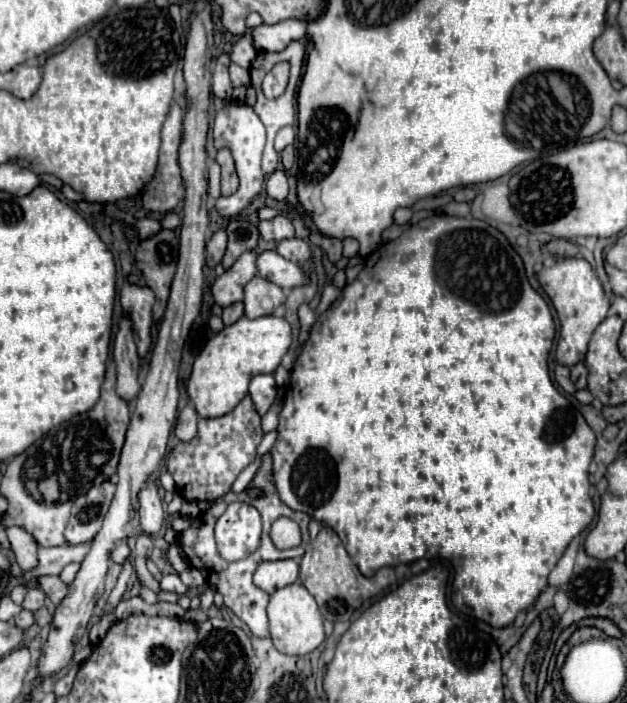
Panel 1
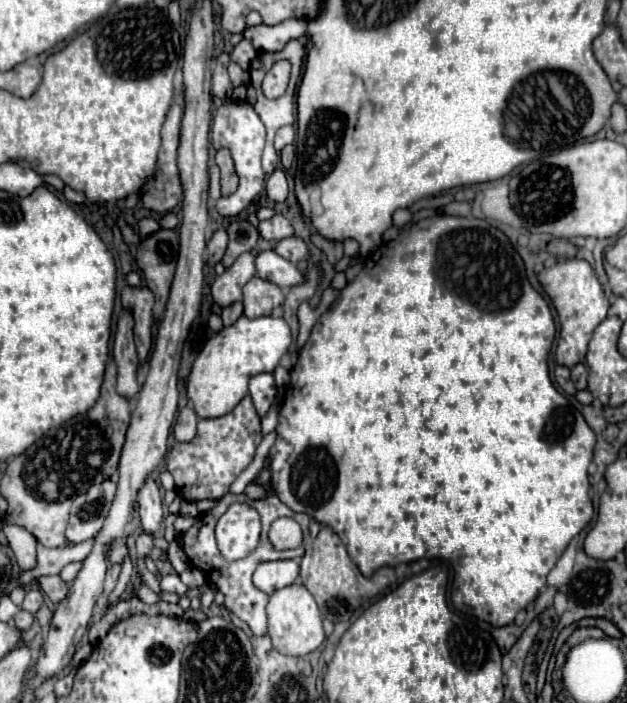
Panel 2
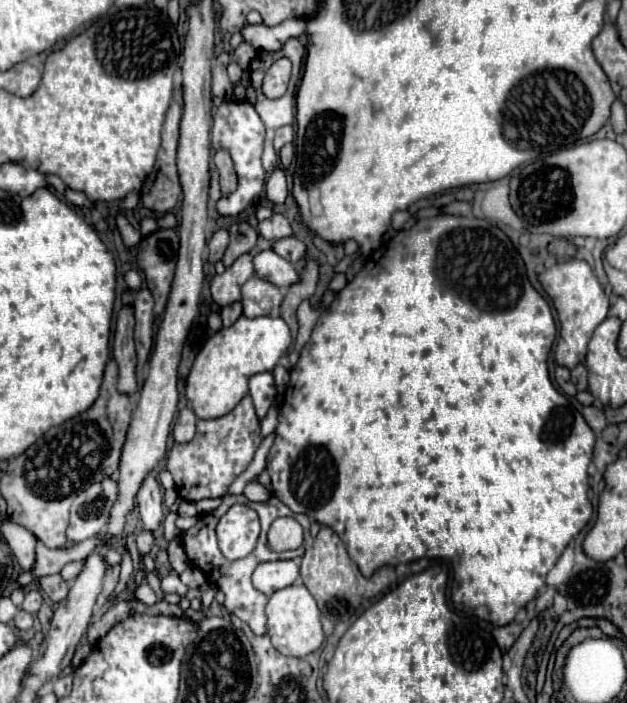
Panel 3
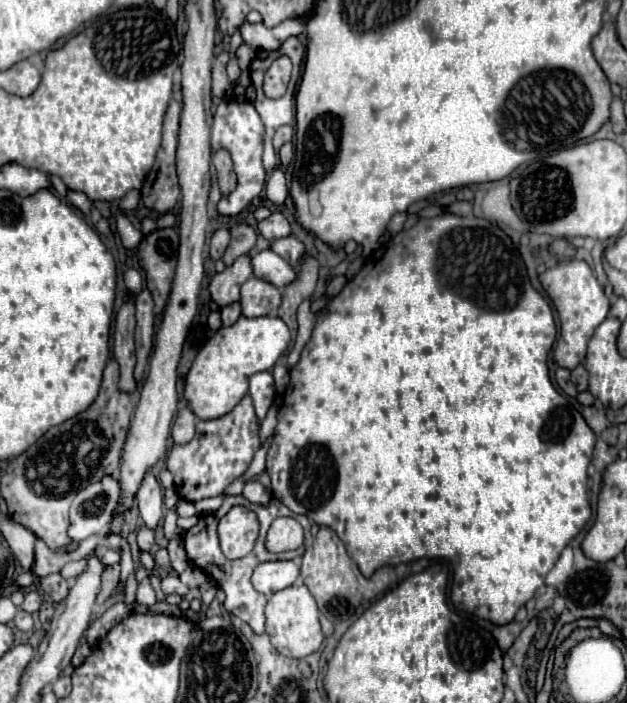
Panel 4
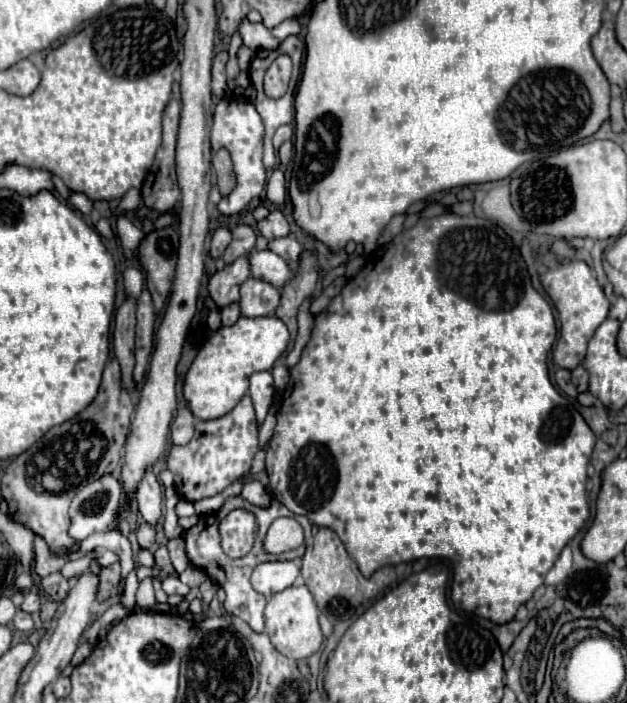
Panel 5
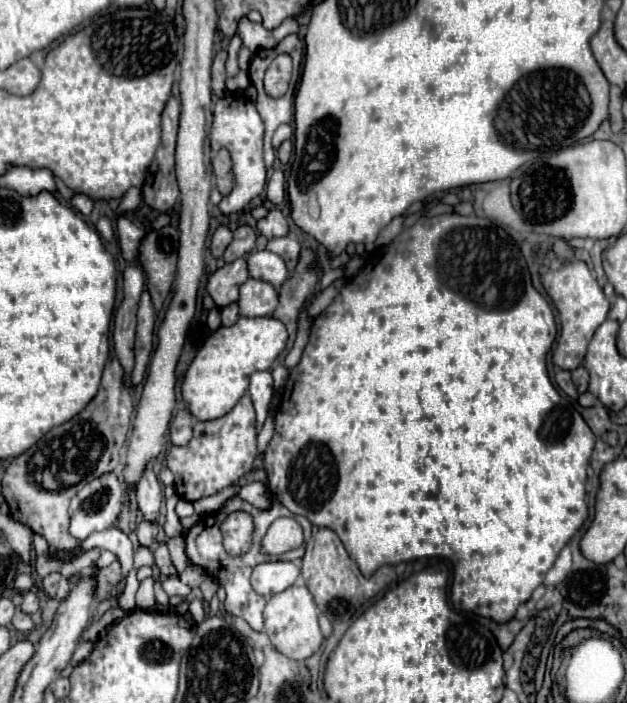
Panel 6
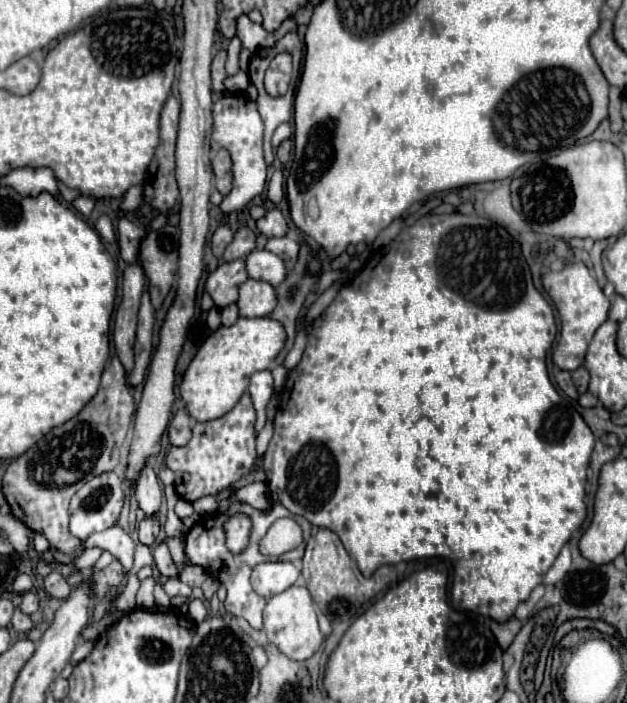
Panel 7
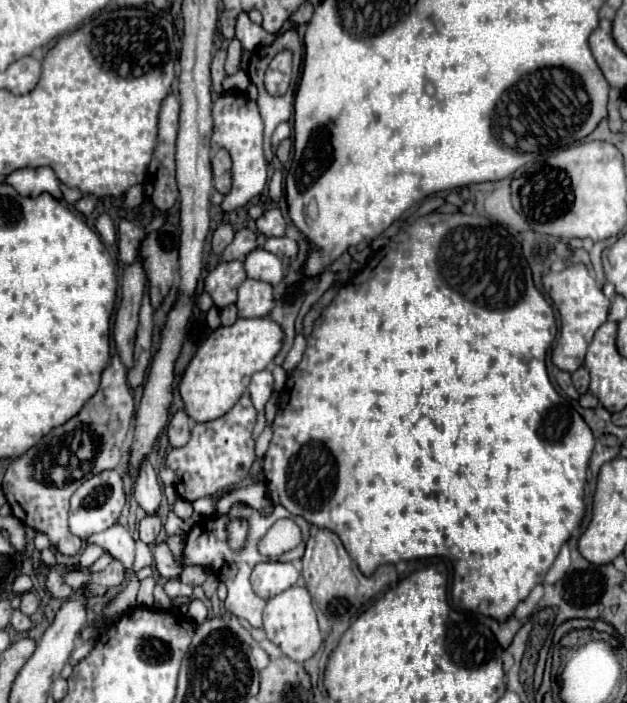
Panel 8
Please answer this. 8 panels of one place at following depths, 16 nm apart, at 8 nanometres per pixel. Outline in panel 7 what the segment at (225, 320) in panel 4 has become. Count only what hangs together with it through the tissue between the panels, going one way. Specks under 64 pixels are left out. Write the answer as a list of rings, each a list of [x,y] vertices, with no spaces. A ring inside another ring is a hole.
[[[230,304],[220,310],[222,312],[222,326],[232,326],[238,320],[238,308],[236,304]]]

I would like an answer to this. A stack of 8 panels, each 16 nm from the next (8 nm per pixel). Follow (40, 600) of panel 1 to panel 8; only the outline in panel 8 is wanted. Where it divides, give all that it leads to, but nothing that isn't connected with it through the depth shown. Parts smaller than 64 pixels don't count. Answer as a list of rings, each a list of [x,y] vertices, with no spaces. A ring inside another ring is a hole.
[[[24,592],[24,594],[22,594],[20,610],[22,610],[24,614],[32,616],[32,614],[38,610],[38,606],[40,606],[40,600],[38,600],[38,596],[36,596],[34,592]]]

